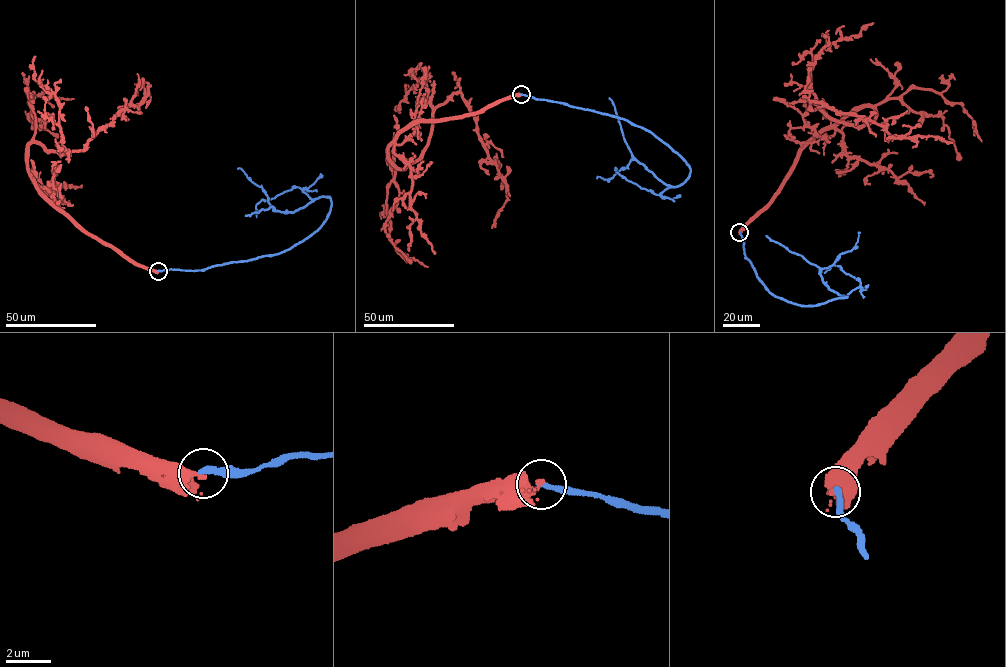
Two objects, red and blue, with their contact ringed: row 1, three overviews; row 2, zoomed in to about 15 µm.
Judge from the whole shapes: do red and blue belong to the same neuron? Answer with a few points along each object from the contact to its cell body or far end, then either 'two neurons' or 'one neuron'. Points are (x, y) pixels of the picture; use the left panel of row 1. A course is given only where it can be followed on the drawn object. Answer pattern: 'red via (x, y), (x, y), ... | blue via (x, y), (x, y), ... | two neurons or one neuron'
red via (157, 271), (85, 232), (28, 167), (28, 145), (69, 156), (120, 109), (138, 106), (148, 83), (135, 83) | blue via (157, 271), (204, 270), (281, 253), (320, 227), (331, 202), (320, 196), (294, 212), (272, 206), (245, 215) | two neurons

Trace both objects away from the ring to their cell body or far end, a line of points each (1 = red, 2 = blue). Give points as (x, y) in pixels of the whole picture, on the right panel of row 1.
1: (740, 232), (822, 132), (865, 106), (875, 117), (840, 122), (810, 108), (813, 101), (891, 136), (952, 142)
2: (740, 232), (745, 258), (772, 295), (805, 306), (847, 297), (825, 285), (818, 267), (766, 235)

